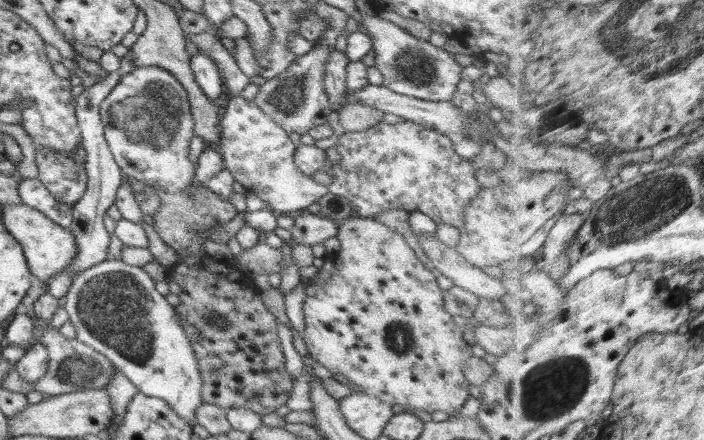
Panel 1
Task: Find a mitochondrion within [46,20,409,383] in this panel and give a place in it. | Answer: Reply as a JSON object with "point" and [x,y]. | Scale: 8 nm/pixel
{"point":[115,308]}

